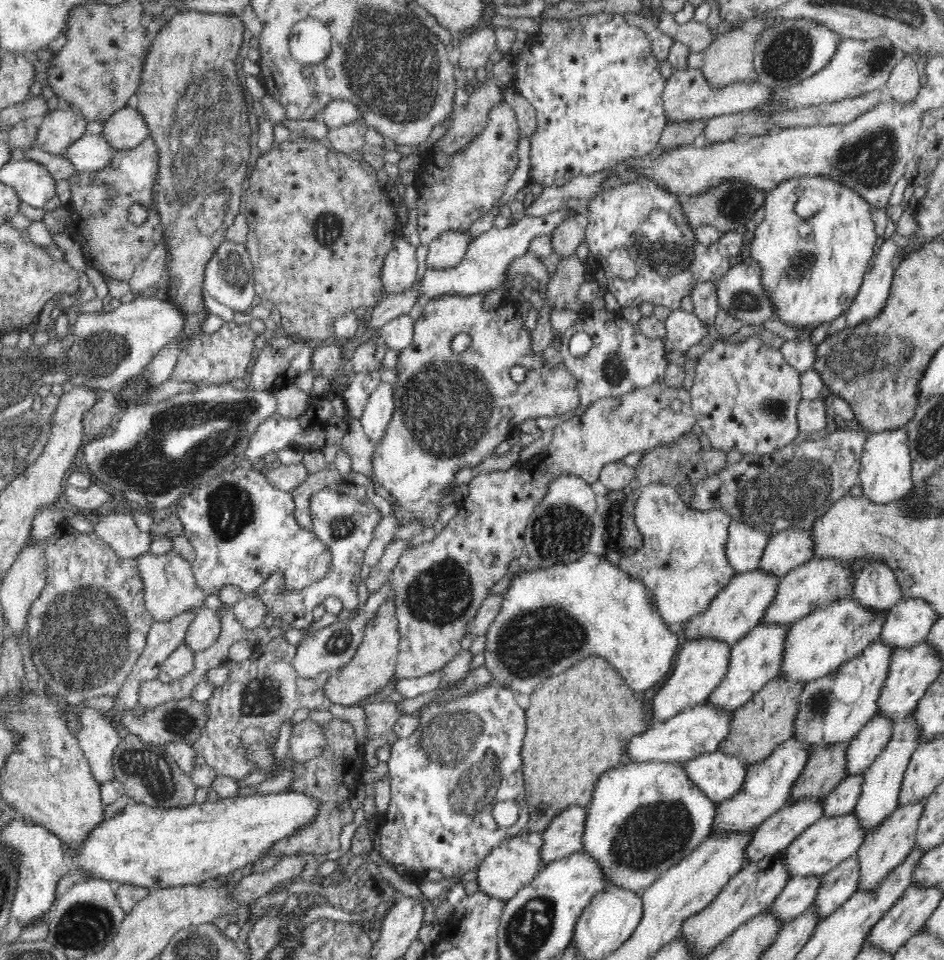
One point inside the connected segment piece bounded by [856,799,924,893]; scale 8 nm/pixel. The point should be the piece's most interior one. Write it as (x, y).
(884, 849)

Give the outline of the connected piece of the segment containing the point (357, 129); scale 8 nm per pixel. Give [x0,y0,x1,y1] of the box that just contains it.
[325,118,367,154]

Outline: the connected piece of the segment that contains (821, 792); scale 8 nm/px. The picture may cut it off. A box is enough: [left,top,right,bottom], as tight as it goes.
[786,742,849,805]

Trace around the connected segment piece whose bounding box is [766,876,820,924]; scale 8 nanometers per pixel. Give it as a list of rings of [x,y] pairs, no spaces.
[[[790,877],[769,910],[780,922],[790,922],[800,916],[813,902],[820,886],[818,877]]]

